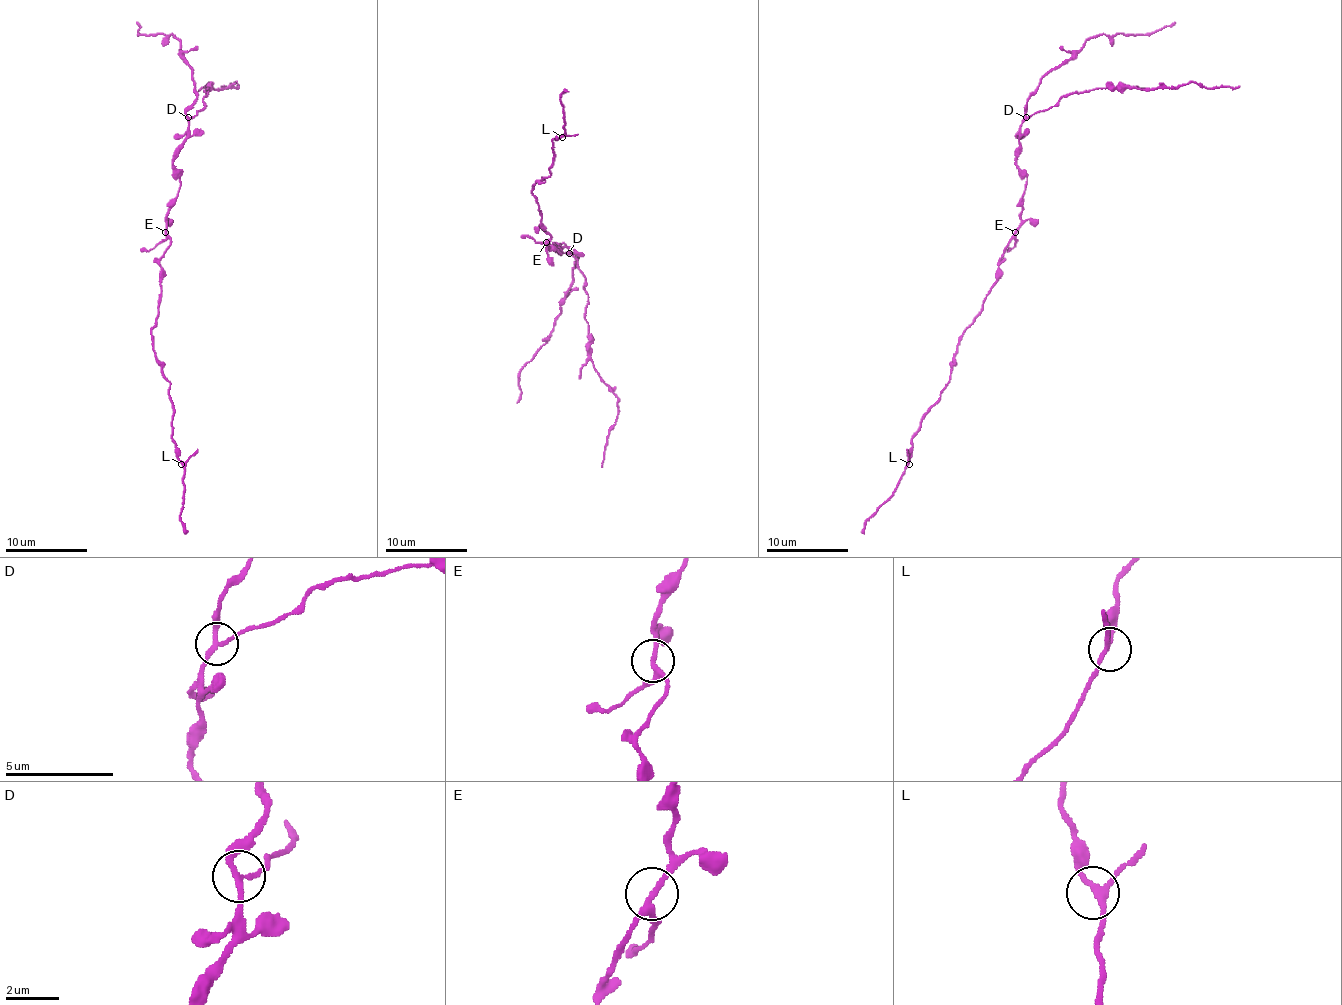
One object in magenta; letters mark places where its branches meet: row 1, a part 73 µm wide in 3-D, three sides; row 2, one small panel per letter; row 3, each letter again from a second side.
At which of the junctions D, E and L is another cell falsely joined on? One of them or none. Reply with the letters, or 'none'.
D

